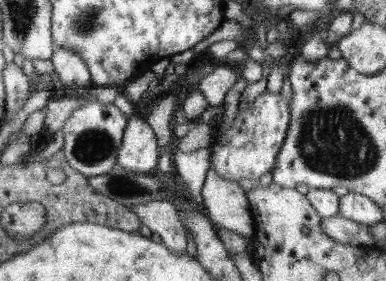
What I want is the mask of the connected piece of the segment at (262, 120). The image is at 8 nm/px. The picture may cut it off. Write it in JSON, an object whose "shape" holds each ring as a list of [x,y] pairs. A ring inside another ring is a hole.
{"shape":[[[259,94],[247,110],[239,110],[233,118],[231,130],[225,134],[219,130],[219,126],[213,126],[217,130],[215,142],[209,146],[209,168],[225,182],[253,182],[257,184],[259,178],[267,172],[273,172],[277,154],[285,142],[289,126],[289,102],[281,94]],[[221,132],[221,144],[217,144]],[[225,134],[225,136],[223,136]]]}

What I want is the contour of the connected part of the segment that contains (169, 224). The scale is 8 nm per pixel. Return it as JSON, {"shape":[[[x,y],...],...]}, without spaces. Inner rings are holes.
{"shape":[[[151,200],[145,204],[127,204],[127,208],[139,218],[141,226],[147,226],[151,232],[155,232],[171,252],[187,254],[185,232],[171,202]]]}

